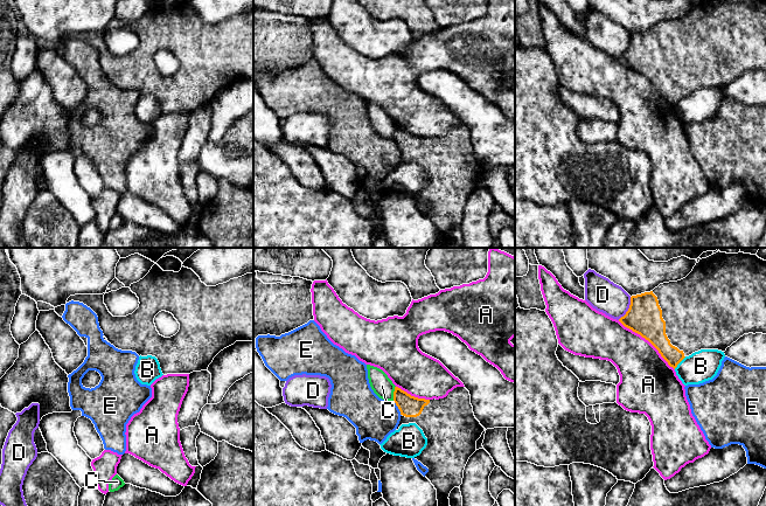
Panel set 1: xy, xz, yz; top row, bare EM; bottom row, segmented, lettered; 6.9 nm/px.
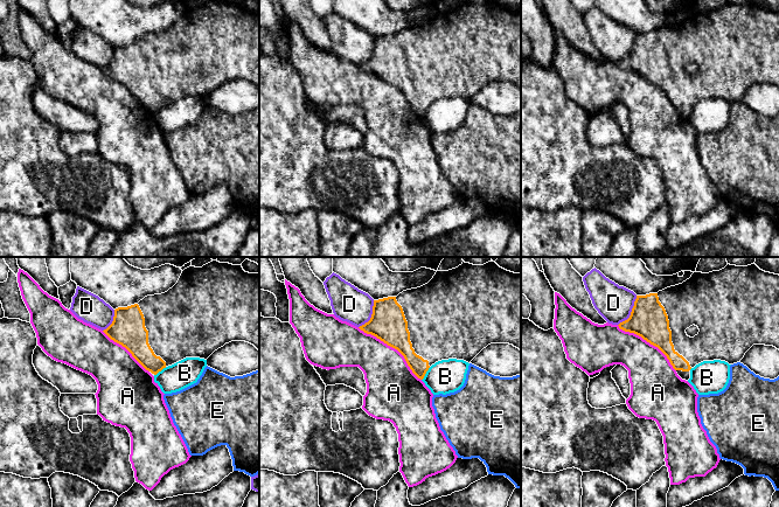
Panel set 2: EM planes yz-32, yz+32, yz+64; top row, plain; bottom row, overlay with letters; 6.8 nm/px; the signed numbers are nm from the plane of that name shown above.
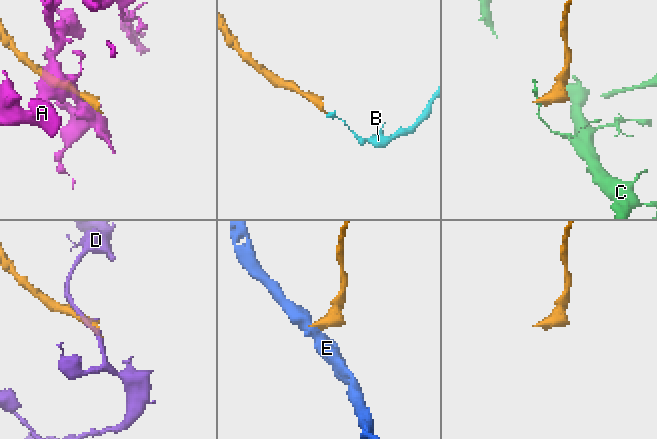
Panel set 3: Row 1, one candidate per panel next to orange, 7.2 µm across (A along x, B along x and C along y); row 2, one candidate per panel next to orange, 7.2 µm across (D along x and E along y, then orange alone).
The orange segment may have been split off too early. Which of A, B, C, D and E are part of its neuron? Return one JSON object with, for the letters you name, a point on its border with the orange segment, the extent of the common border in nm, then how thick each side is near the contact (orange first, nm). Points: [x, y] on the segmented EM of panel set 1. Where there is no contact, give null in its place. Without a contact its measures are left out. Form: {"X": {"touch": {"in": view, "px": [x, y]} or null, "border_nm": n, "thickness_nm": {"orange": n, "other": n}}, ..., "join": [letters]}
{"join": []}

